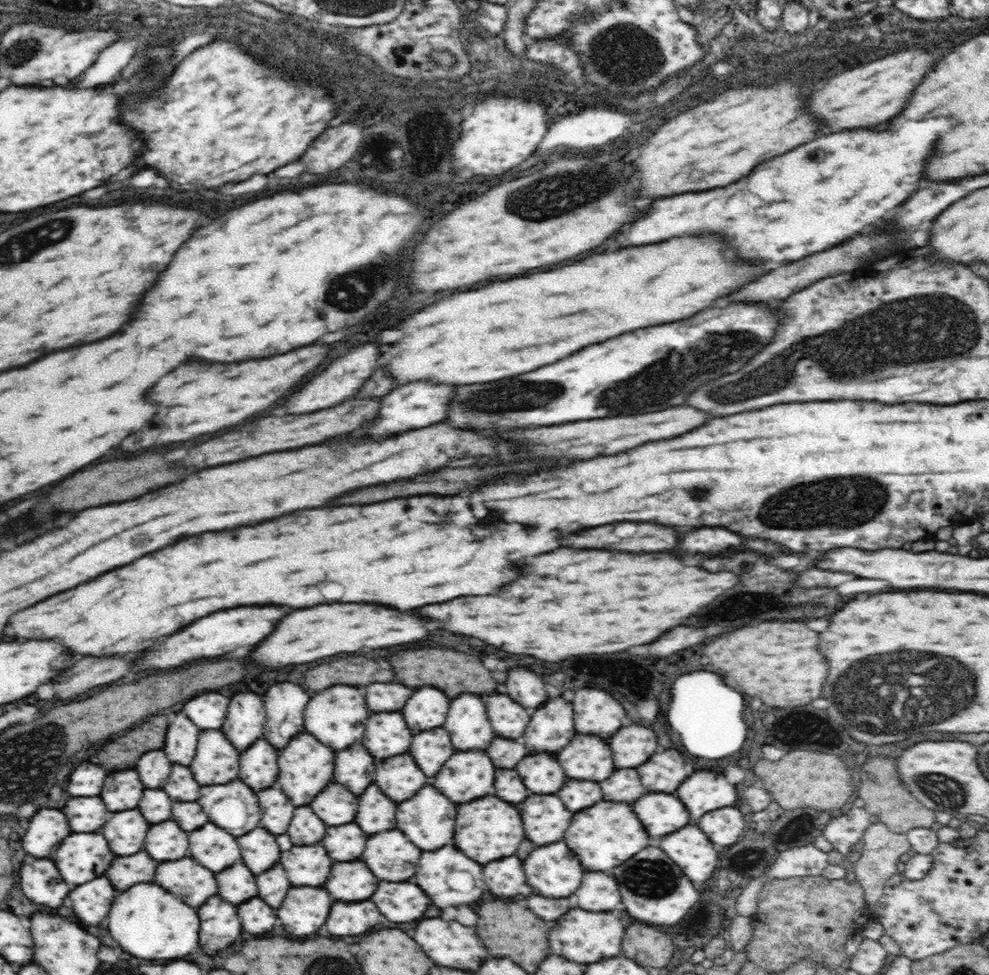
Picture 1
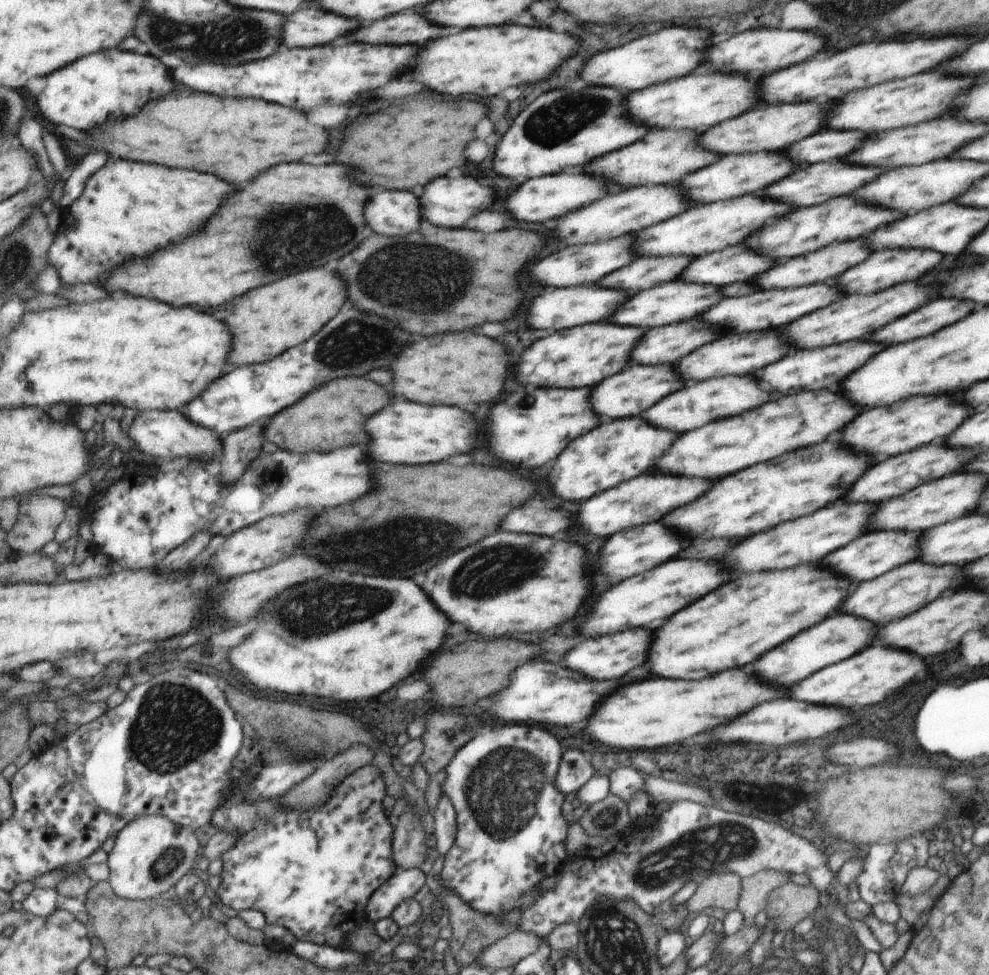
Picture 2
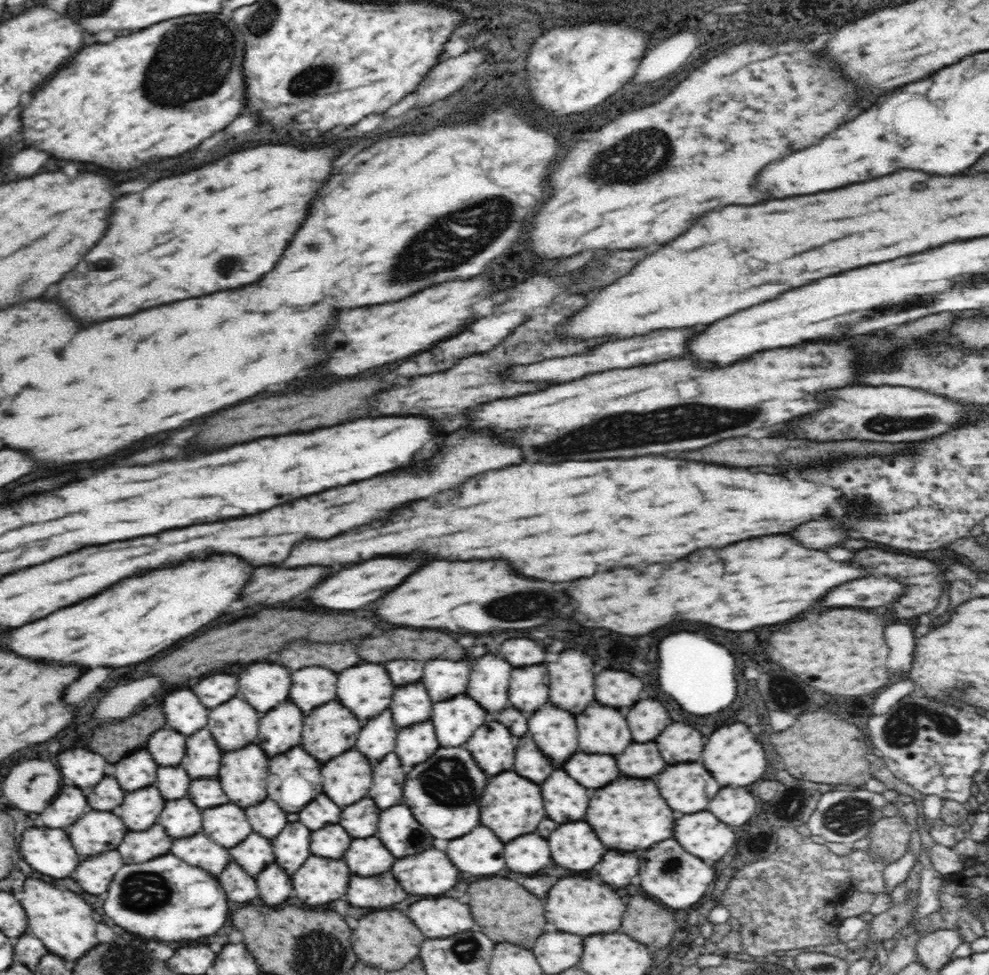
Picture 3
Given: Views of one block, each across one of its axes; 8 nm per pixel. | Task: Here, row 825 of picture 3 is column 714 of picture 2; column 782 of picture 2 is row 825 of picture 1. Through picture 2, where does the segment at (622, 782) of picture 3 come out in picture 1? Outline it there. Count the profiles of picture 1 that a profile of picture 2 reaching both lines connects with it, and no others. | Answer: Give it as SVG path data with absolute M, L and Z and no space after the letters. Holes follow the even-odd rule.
M598 802L592 808L576 812L568 832L564 834L564 840L568 840L568 848L580 856L580 862L590 872L606 872L616 868L624 860L638 854L642 848L658 844L658 840L646 834L644 826L632 812L632 806L624 802Z

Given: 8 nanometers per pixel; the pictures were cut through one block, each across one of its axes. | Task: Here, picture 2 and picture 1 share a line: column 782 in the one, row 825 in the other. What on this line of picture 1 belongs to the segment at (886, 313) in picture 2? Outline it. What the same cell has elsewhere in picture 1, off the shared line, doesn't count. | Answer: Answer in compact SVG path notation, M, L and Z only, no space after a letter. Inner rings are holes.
M336 782L328 784L312 800L312 810L328 826L348 824L348 820L354 820L356 808L358 808L358 798L352 792L348 792L344 786L336 784Z

